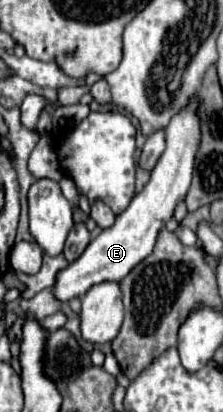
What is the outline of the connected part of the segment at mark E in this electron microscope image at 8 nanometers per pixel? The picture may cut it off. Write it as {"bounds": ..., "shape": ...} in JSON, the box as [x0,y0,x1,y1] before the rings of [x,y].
{"bounds":[53,101,199,301],"shape":[[[191,101],[181,113],[177,113],[171,123],[165,129],[167,135],[167,147],[161,155],[161,159],[157,161],[155,169],[151,171],[151,181],[145,185],[145,189],[133,197],[133,201],[129,203],[129,207],[119,213],[115,217],[115,223],[109,229],[103,229],[89,245],[87,249],[81,253],[81,257],[77,257],[73,263],[69,263],[65,269],[61,269],[55,277],[53,283],[53,295],[59,301],[71,301],[73,297],[81,297],[85,291],[89,291],[93,285],[103,283],[103,281],[121,281],[137,263],[141,263],[155,247],[157,235],[161,231],[161,227],[165,227],[165,223],[173,217],[173,211],[177,207],[177,203],[187,195],[187,189],[191,185],[191,175],[193,175],[193,163],[195,163],[195,153],[197,153],[197,145],[199,145],[199,119],[197,119],[197,101]]]}

